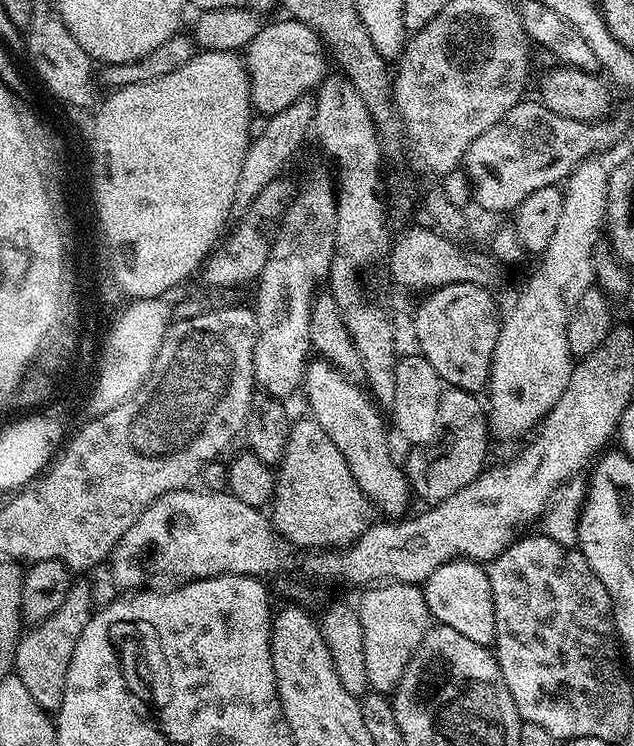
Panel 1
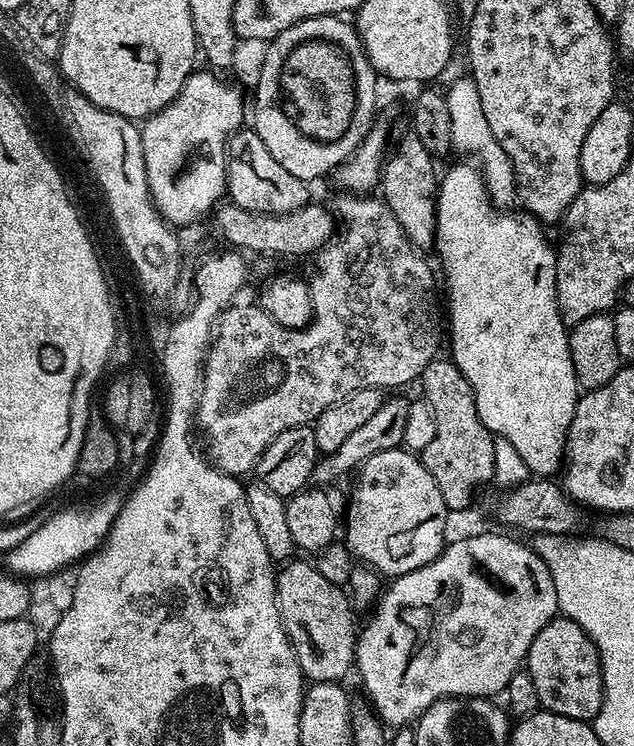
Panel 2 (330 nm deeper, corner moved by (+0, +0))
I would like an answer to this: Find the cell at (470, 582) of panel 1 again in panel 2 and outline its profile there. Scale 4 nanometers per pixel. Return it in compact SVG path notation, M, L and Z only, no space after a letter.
M403 447L382 450L382 454L374 454L364 461L359 476L360 485L348 504L348 521L342 524L347 551L351 555L353 552L360 559L357 561L363 562L384 578L410 574L410 570L418 570L434 562L446 547L444 535L448 532L450 513L446 502L442 502L442 490L438 490L438 482L430 478L430 470L426 470L423 459Z

